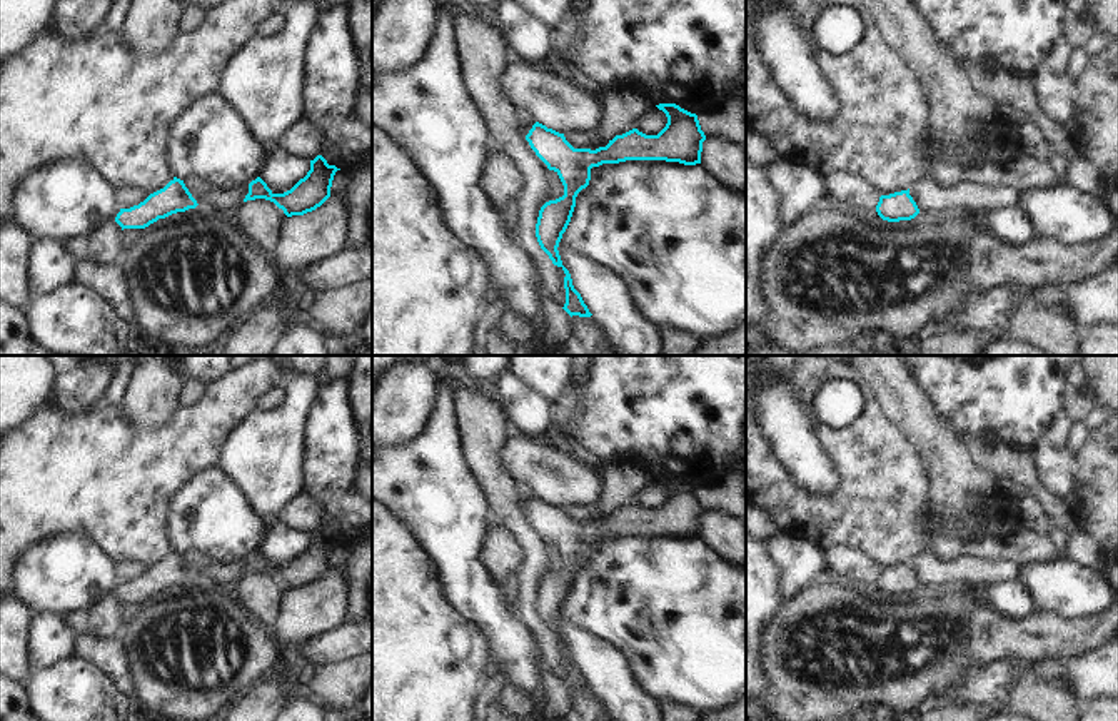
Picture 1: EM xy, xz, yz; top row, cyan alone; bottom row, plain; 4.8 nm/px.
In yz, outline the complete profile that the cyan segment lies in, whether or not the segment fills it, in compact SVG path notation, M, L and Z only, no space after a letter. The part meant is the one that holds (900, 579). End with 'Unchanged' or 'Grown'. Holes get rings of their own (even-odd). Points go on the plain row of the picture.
M908 564L881 569L876 586L883 594L899 596L911 594L919 587L919 582Z. Unchanged

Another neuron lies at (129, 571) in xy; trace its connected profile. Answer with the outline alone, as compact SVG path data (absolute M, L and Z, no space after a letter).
M120 562L120 582L138 579L150 569L145 562Z

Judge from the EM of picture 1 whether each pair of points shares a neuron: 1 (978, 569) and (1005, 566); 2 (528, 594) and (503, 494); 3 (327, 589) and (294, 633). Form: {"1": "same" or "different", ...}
{"1": "same", "2": "same", "3": "same"}

